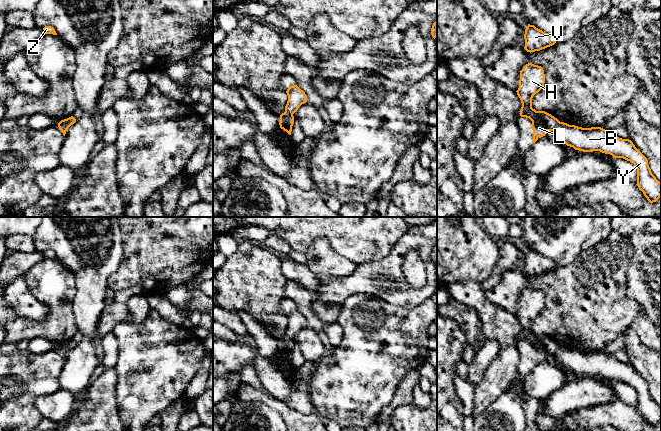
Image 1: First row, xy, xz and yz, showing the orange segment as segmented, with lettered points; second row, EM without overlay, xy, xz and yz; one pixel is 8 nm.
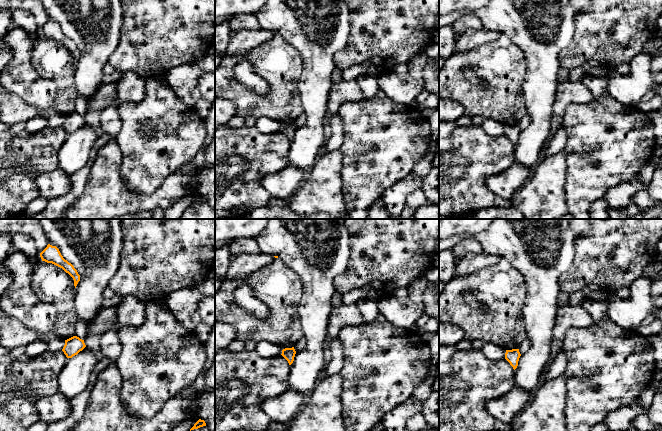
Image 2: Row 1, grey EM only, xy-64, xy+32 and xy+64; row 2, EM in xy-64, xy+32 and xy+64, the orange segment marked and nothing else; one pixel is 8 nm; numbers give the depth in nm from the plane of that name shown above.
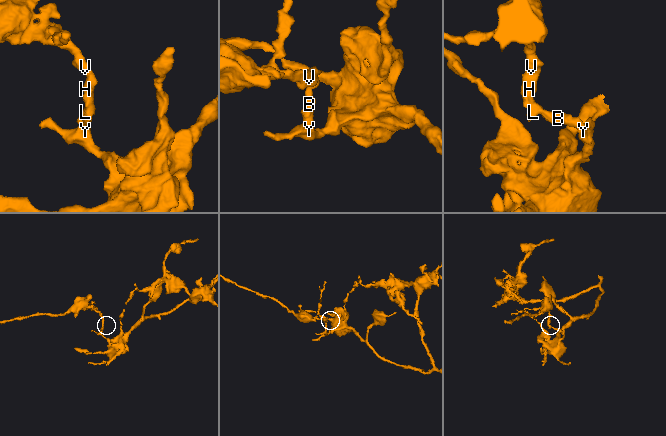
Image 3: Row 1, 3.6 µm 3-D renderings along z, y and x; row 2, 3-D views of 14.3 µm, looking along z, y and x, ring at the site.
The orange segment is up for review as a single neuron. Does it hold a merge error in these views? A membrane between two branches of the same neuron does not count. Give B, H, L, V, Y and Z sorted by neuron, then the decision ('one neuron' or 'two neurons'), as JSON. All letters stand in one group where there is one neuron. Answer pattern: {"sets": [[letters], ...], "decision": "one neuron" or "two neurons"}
{"sets": [["B", "H", "L", "V", "Y", "Z"]], "decision": "one neuron"}

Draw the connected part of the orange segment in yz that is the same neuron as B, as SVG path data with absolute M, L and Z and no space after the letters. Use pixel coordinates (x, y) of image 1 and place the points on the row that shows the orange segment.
M528 63L520 71L519 88L516 91L522 103L520 116L529 118L532 121L532 142L535 143L539 138L545 136L547 131L555 131L557 136L567 146L573 147L575 150L583 152L600 151L605 154L610 154L614 158L623 158L630 161L637 169L636 185L650 203L656 202L661 197L661 183L652 174L647 158L635 147L631 140L619 138L601 127L582 128L575 125L569 125L560 122L557 118L545 111L536 111L532 108L532 98L542 89L544 83L545 74L541 66Z

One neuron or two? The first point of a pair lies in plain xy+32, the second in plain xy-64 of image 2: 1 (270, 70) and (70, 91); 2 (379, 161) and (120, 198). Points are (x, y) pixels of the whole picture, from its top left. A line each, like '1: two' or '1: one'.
1: one
2: two

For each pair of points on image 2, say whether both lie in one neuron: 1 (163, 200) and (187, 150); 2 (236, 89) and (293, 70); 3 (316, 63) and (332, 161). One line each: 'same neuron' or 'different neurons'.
1: different neurons
2: same neuron
3: different neurons

